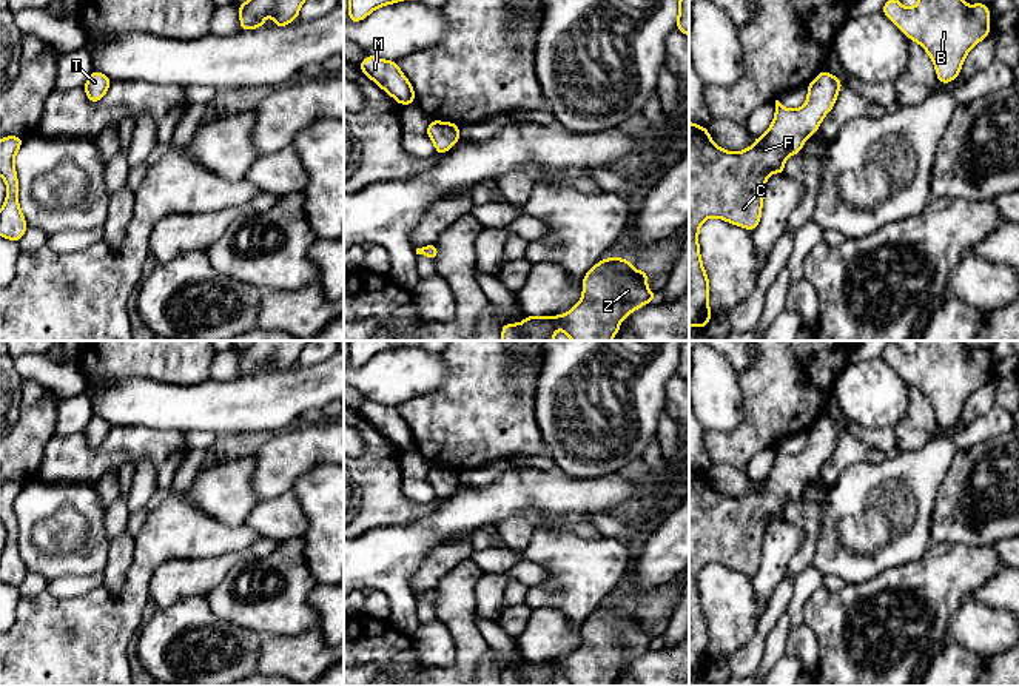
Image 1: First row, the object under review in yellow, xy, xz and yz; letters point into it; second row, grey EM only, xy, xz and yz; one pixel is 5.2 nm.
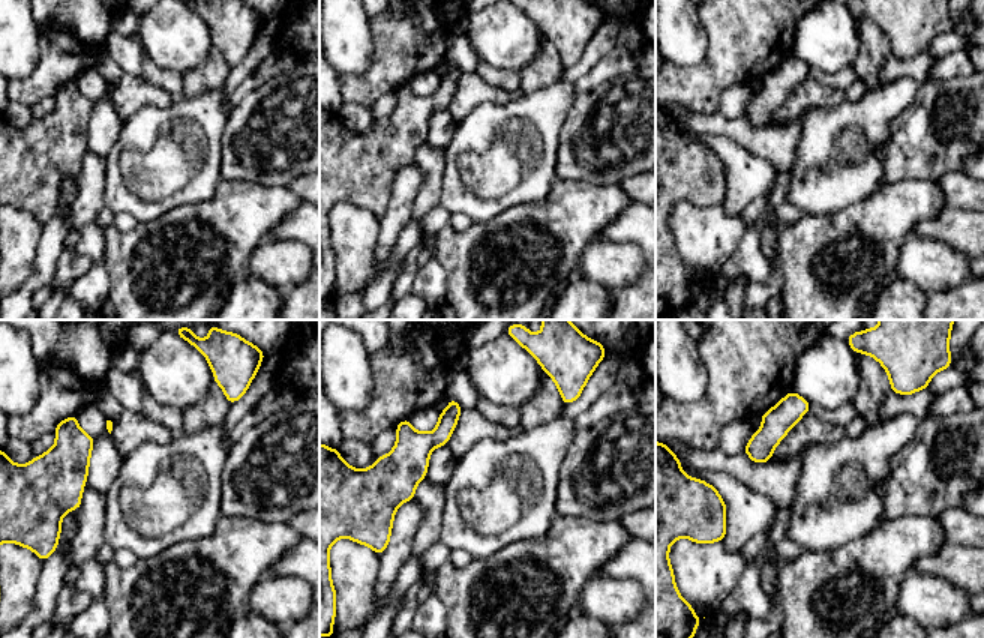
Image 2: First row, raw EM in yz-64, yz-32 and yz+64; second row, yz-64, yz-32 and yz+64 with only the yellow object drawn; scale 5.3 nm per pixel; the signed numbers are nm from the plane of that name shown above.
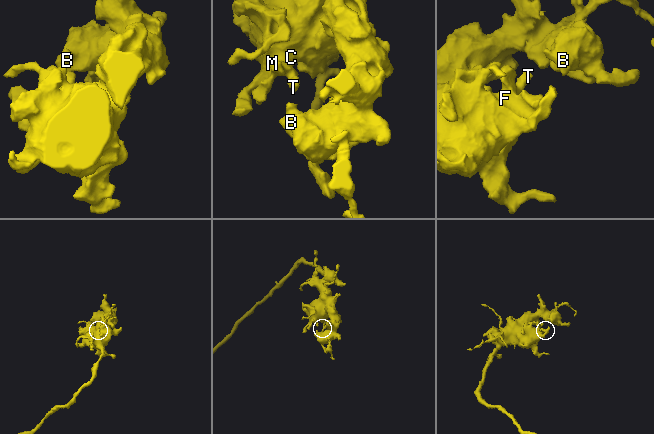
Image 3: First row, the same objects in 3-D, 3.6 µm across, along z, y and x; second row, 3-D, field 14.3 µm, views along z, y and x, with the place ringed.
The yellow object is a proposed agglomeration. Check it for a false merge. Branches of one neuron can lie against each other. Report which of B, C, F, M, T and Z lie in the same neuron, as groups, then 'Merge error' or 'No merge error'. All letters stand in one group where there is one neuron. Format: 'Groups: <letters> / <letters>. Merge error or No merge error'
Groups: B C F M T Z. No merge error

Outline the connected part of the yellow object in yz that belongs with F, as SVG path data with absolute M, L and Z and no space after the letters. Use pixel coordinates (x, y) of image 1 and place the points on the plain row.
M822 416L806 433L808 444L797 455L785 453L775 446L775 461L769 475L755 483L752 492L731 498L715 490L706 472L689 466L689 671L705 674L712 658L709 655L709 626L701 609L698 575L709 563L720 563L732 570L755 575L763 552L766 524L772 518L785 520L789 501L802 496L805 486L814 479L823 462L831 456L843 429Z

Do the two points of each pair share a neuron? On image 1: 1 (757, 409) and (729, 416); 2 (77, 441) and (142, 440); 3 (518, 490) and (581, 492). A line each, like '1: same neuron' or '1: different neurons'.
1: different neurons
2: same neuron
3: same neuron

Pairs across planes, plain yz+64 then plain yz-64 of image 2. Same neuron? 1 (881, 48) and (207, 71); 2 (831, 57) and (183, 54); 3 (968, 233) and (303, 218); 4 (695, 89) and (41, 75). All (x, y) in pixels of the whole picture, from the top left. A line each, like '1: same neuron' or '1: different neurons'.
1: same neuron
2: same neuron
3: same neuron
4: same neuron

